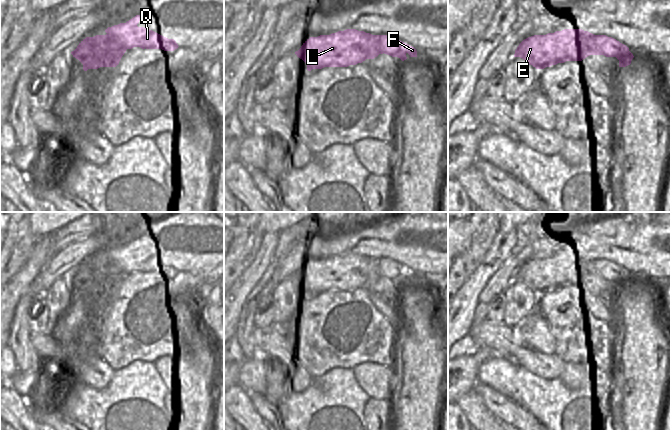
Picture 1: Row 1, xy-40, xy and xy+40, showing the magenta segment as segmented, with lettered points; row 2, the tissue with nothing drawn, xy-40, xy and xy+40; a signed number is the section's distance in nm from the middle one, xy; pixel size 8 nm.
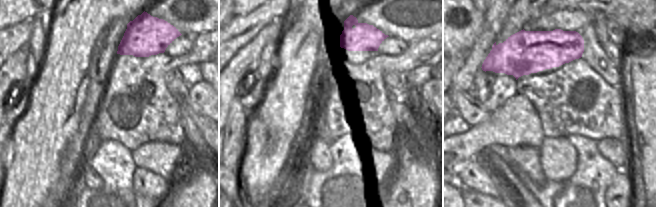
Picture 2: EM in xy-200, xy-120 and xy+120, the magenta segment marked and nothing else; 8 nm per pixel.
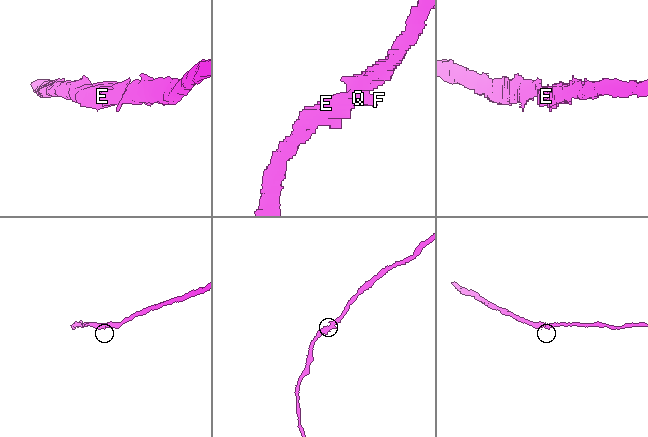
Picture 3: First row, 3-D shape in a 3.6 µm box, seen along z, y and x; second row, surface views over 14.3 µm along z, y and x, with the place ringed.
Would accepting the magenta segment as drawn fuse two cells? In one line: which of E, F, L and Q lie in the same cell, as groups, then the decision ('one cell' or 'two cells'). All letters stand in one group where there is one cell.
E F L Q; one cell

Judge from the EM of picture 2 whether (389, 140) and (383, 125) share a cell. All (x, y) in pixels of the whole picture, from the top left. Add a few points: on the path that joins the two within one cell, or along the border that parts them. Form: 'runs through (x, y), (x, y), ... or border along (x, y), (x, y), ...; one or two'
border along (409, 133), (379, 133), (367, 136), (364, 139); two

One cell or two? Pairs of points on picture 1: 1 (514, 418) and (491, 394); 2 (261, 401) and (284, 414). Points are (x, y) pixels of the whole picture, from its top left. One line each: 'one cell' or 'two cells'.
1: one cell
2: one cell

